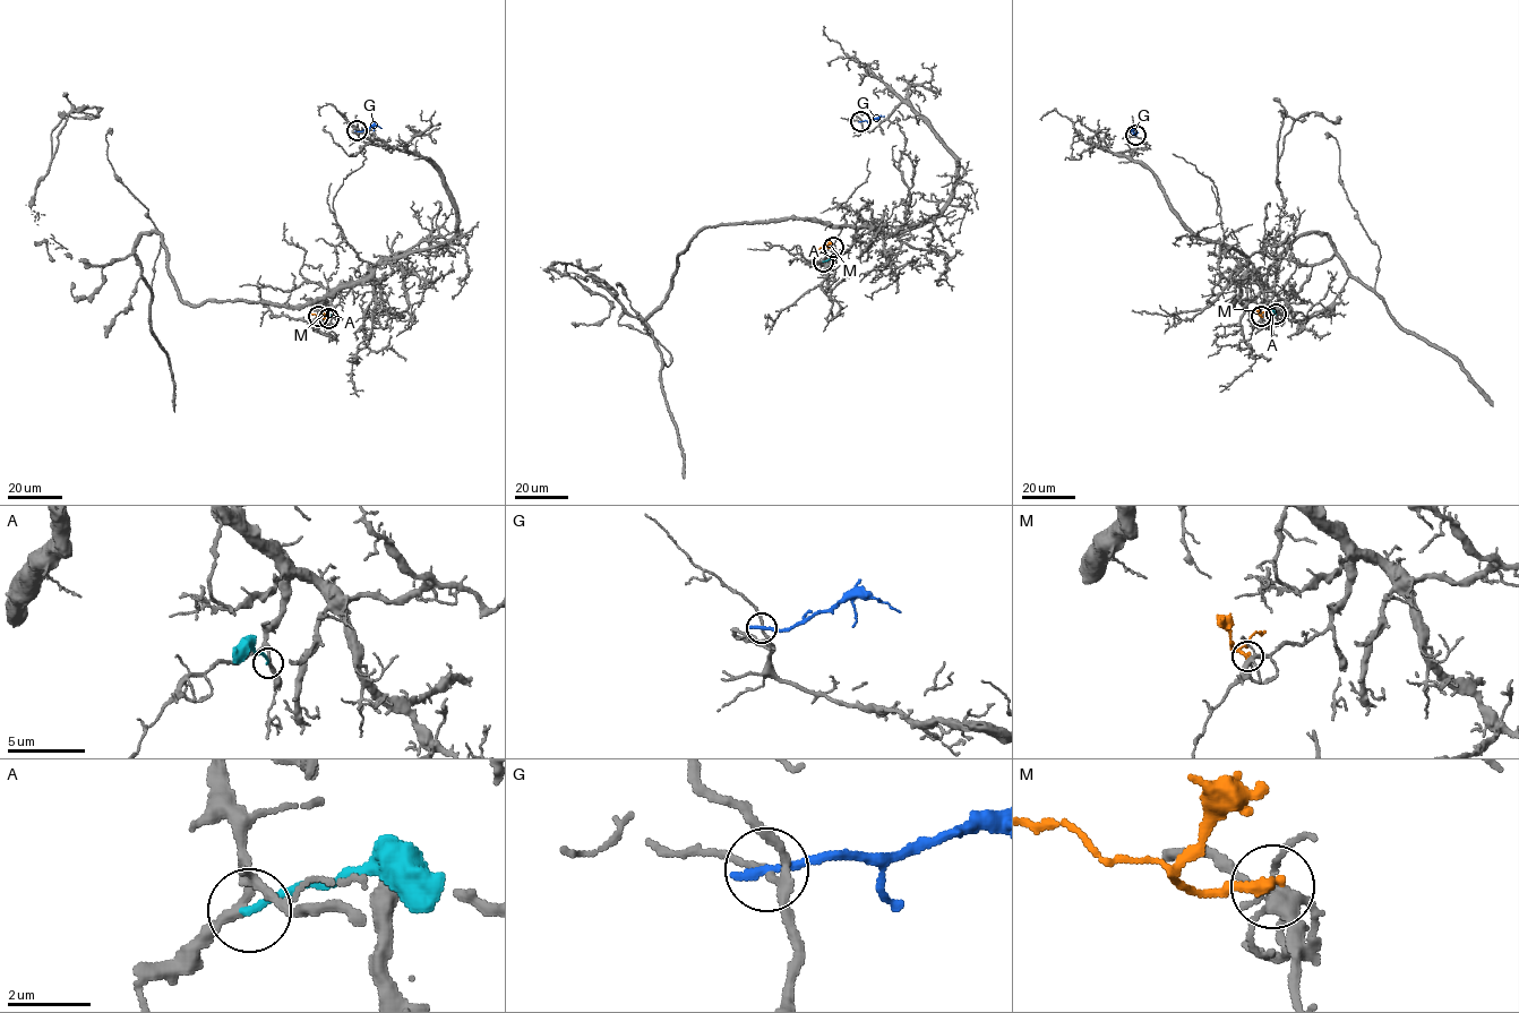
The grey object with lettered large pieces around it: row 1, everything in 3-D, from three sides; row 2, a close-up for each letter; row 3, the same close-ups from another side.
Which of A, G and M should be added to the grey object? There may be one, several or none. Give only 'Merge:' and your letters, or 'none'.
Merge: none

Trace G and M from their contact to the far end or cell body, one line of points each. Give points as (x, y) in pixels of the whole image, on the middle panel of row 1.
G: (860, 121), (884, 116)
M: (833, 247), (816, 250)

